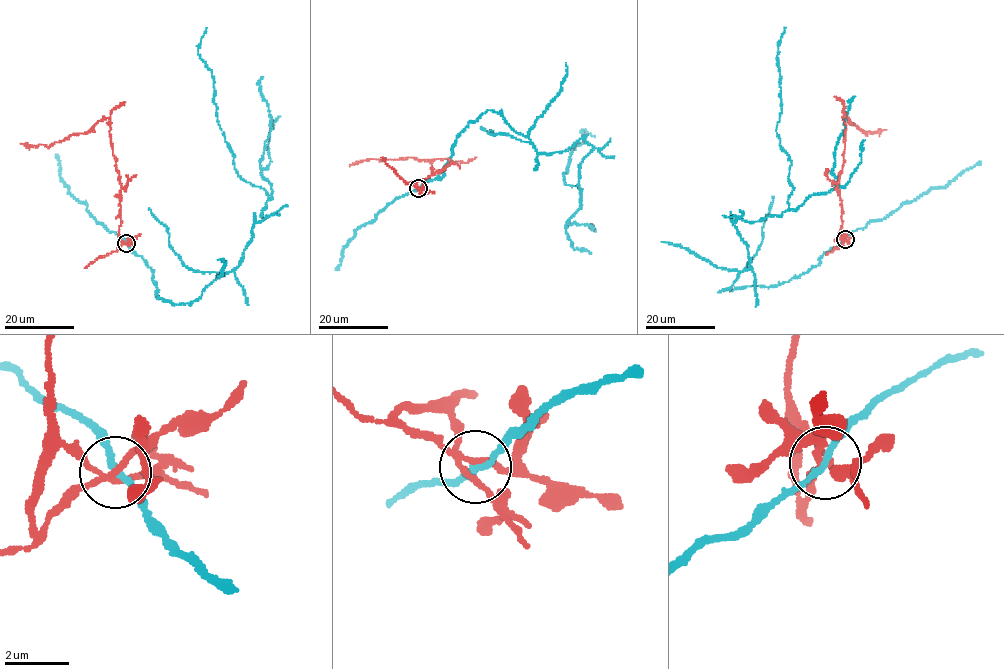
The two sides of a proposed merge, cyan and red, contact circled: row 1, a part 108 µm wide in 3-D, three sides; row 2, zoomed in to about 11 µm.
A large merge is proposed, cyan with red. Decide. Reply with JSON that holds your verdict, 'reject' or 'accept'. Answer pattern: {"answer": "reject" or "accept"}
{"answer": "reject"}

